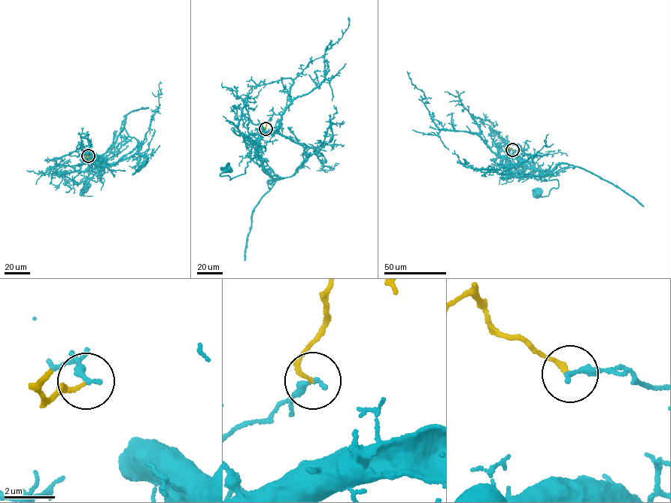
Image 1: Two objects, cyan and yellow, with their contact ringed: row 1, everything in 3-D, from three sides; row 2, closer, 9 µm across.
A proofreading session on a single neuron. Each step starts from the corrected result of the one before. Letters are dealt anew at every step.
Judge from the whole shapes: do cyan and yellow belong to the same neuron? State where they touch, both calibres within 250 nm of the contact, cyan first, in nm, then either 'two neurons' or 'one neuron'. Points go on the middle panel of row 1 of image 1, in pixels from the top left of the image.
(265, 128) | 280/150 nm | two neurons

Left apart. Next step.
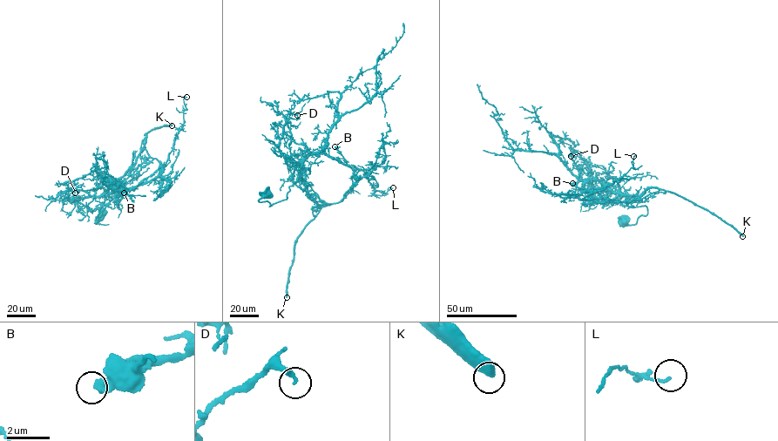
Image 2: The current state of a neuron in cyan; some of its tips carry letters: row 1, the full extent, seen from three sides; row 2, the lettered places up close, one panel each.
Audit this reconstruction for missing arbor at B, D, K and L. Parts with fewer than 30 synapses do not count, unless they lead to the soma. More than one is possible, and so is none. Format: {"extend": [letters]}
{"extend": ["K"]}

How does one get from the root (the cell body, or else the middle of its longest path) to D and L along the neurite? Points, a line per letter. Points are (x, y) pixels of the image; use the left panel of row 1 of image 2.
D: (103, 212), (99, 215), (110, 184), (116, 182), (103, 194), (71, 203), (67, 196), (75, 193)
L: (103, 212), (111, 182), (125, 191), (161, 173), (186, 97)

